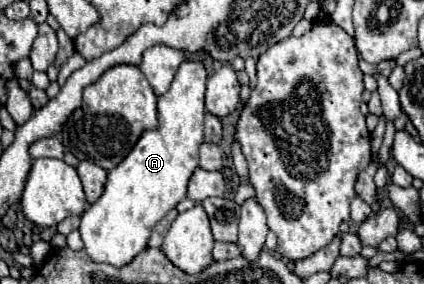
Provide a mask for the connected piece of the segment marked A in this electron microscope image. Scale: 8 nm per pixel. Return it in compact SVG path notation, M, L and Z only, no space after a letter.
M185 59L179 65L169 91L157 99L159 129L143 133L139 137L129 155L113 171L109 171L103 195L81 215L79 231L85 243L85 251L93 261L109 263L115 267L131 261L137 253L141 253L147 247L147 239L151 235L153 225L159 219L163 219L165 213L173 209L181 199L185 199L187 181L193 175L193 171L199 167L199 145L204 142L205 83L207 83L207 69L201 61Z

